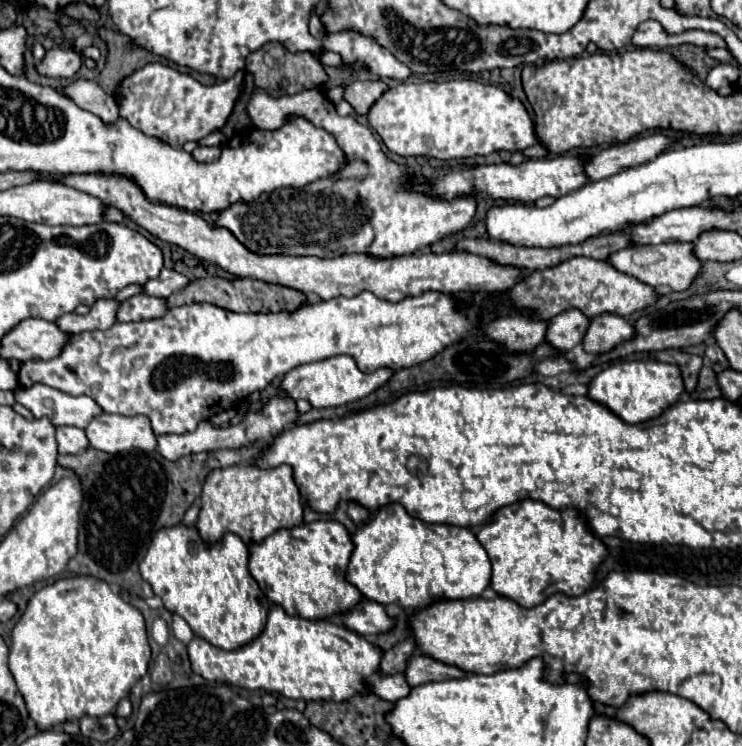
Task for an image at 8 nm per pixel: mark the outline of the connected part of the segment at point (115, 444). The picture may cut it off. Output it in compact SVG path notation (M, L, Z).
M99 414L85 428L89 446L101 452L129 452L129 450L153 450L155 434L145 416L117 416Z

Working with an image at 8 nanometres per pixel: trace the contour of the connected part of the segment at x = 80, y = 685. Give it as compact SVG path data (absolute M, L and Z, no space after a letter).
M67 576L51 586L43 586L29 598L25 612L11 630L9 670L27 702L29 716L41 730L65 720L79 720L85 714L113 714L117 702L129 696L135 682L145 676L149 658L151 648L143 614L135 606L123 602L105 580L93 576Z

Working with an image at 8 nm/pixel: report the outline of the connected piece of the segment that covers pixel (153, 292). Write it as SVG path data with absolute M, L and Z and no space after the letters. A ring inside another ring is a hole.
M163 268L155 280L147 280L147 284L143 284L143 292L149 296L167 298L171 292L179 292L179 288L185 288L187 284L189 284L189 278L177 274L175 270Z

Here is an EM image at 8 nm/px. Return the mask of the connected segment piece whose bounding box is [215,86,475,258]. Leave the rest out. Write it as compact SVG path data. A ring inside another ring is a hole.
M313 86L309 90L287 94L273 98L265 90L257 88L253 90L247 112L257 128L279 128L283 124L285 116L299 114L307 116L315 126L325 128L331 132L343 152L347 154L349 164L325 180L315 180L307 184L301 190L277 190L277 194L271 194L267 198L261 198L253 204L233 204L227 210L219 214L215 220L217 228L229 228L231 234L251 252L255 254L289 254L289 256L319 256L319 258L335 258L341 254L367 254L373 258L395 258L405 254L423 252L431 244L439 242L447 234L455 234L463 230L475 216L475 198L463 196L453 202L445 200L433 200L419 192L411 192L407 188L407 176L401 172L401 168L387 160L381 152L379 141L371 134L371 130L363 124L359 124L353 116L339 116L335 110L335 104L325 96L321 86Z

